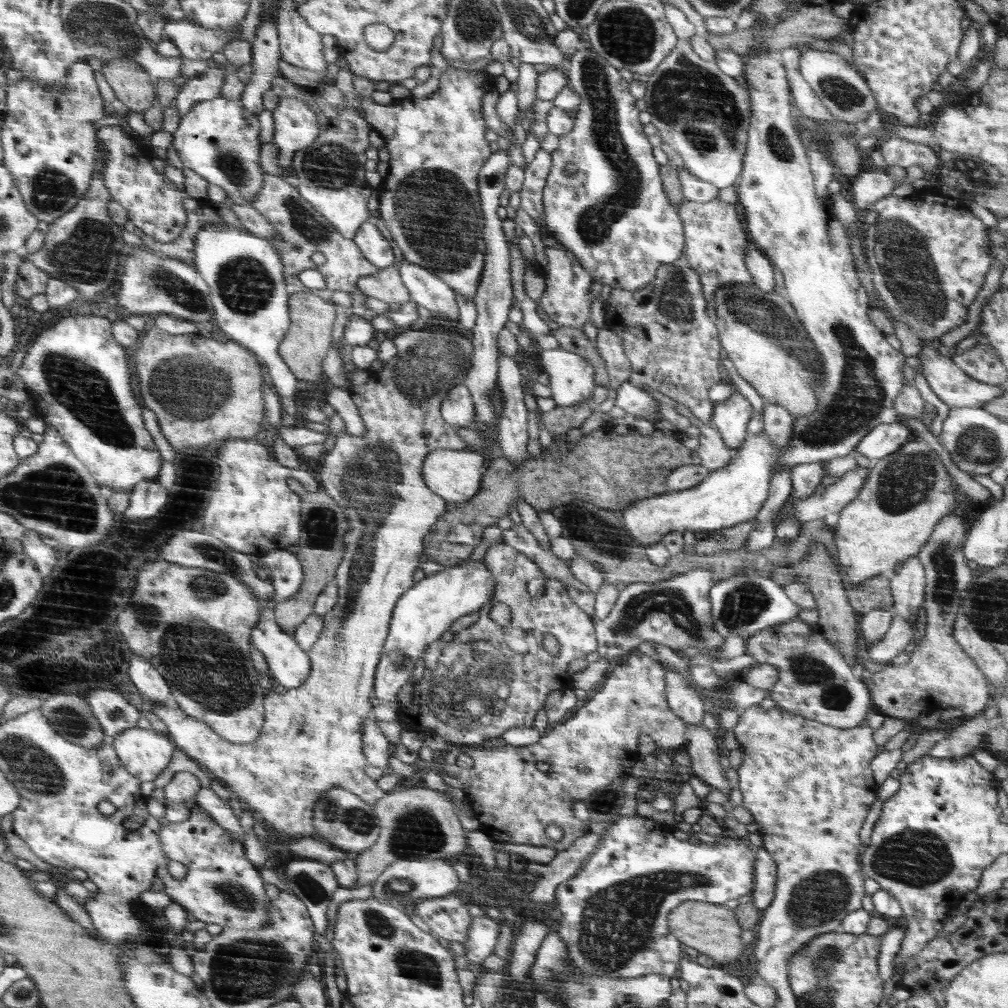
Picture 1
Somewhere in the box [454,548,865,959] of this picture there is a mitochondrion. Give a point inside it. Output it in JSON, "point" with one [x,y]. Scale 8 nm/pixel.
{"point":[818,898]}

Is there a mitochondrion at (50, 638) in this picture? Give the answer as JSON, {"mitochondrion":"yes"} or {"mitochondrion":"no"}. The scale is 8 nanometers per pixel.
{"mitochondrion":"no"}

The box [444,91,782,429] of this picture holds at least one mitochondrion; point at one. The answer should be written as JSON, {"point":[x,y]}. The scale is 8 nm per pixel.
{"point":[676,304]}

